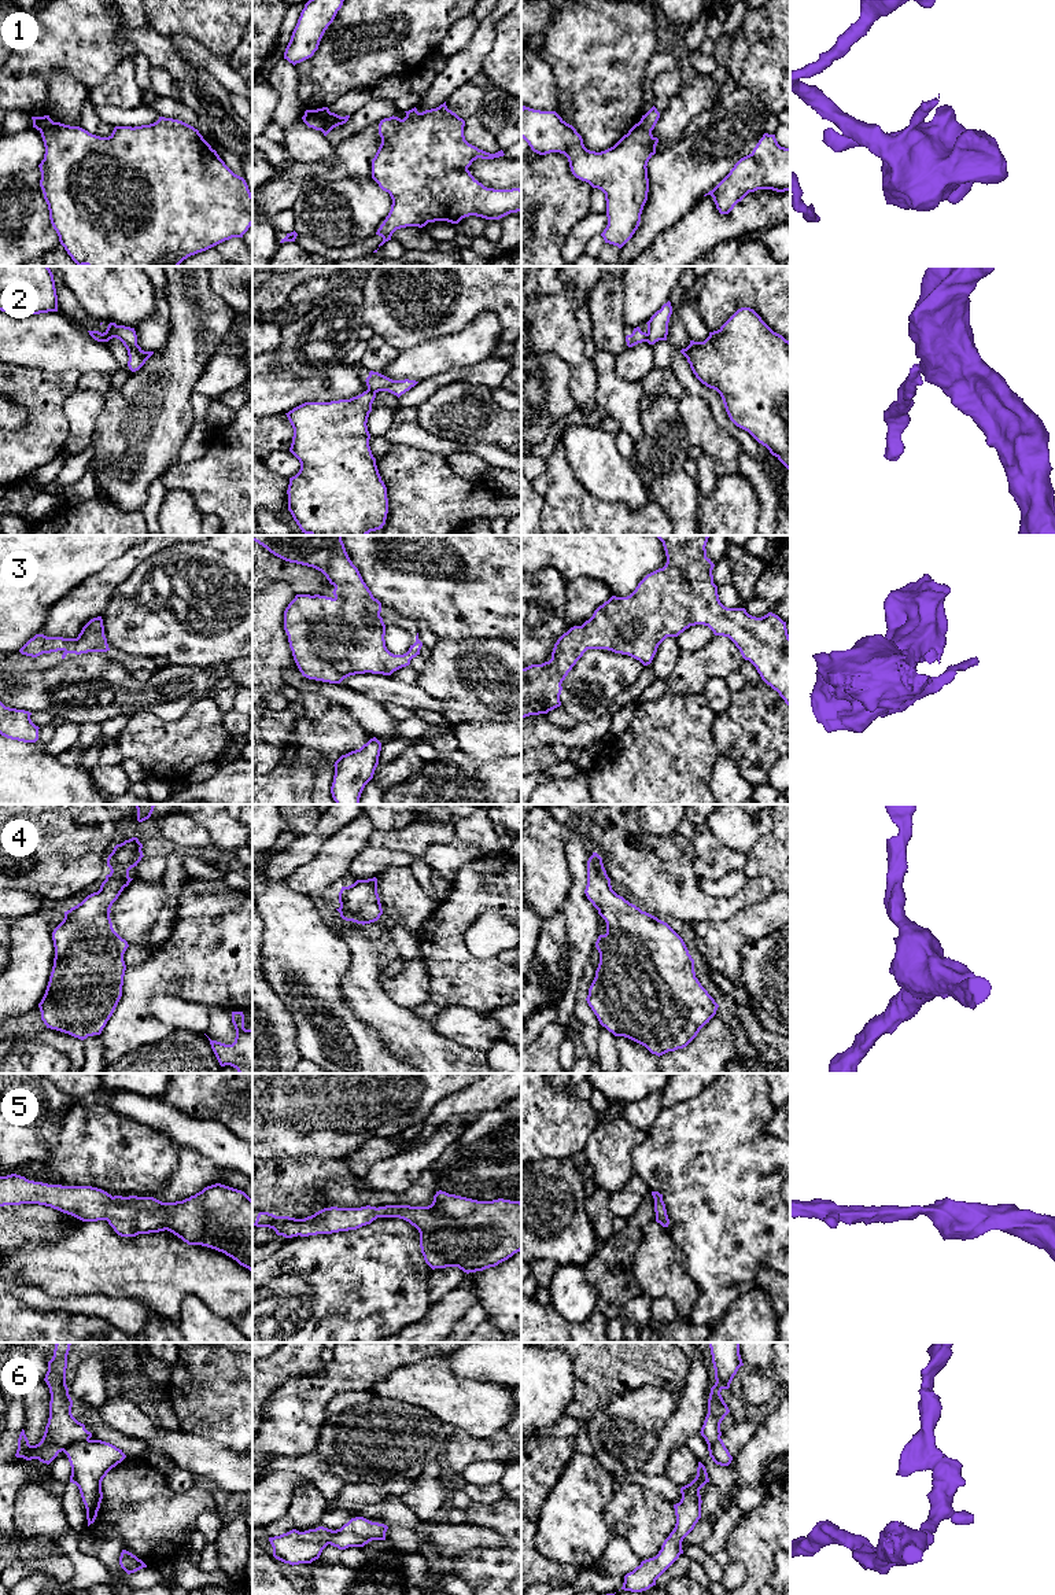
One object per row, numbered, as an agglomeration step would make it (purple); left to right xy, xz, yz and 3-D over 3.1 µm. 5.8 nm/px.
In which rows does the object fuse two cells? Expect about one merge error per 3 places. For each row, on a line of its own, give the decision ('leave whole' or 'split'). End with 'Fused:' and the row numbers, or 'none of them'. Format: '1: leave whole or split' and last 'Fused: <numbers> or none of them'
1: split
2: split
3: leave whole
4: leave whole
5: leave whole
6: split
Fused: 1, 2, 6

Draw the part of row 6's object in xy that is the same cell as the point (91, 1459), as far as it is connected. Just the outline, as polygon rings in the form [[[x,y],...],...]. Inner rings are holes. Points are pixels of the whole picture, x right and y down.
[[[102,1440],[73,1441],[63,1452],[67,1455],[71,1466],[70,1482],[75,1484],[80,1489],[89,1526],[95,1522],[100,1509],[103,1478],[126,1455],[122,1450]]]

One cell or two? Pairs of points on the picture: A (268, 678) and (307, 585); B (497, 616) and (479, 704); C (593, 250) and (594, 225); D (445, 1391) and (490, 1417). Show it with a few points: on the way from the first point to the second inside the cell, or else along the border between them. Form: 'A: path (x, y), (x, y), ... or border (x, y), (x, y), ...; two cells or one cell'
A: border (272, 581), (283, 581), (297, 593); two cells
B: border (460, 640), (504, 638), (506, 641); two cells
C: border (600, 234), (596, 234), (587, 242), (583, 251); two cells
D: path (456, 1399), (479, 1409); one cell

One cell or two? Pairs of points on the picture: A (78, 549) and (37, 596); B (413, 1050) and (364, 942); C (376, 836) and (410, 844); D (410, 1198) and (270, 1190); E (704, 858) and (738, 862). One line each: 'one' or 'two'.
A: one
B: one
C: one
D: one
E: one

